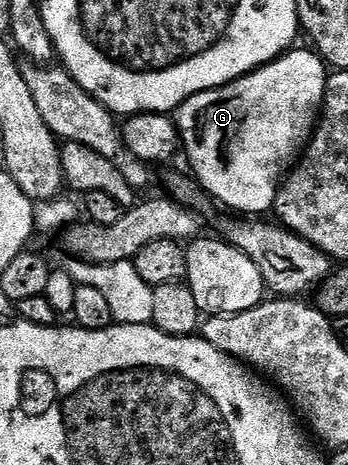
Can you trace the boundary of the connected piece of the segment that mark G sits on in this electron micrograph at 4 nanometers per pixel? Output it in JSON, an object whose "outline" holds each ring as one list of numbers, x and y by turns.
{"outline":[[305,47,305,49,300,48,293,48,291,51,285,53,283,57,277,57,270,64,262,66,261,69,255,69,253,73,247,73,245,77,240,77,237,81,230,82,229,85,223,85,220,89,202,91,198,95,194,95,190,99,183,101,174,111,174,120,180,132,182,153,183,156,188,156,188,161,192,164,193,169,191,169,191,172,194,174,196,180,199,181,200,186,213,202,221,201,226,208,237,209,240,215,264,215,262,213,266,212,267,209,269,212,275,206,276,193,280,190,280,186,289,172,294,158,297,155,303,154,308,142,314,136,314,130,322,112,324,92,328,86,330,69,329,66,324,64,324,60,320,57,319,53,308,47]]}

